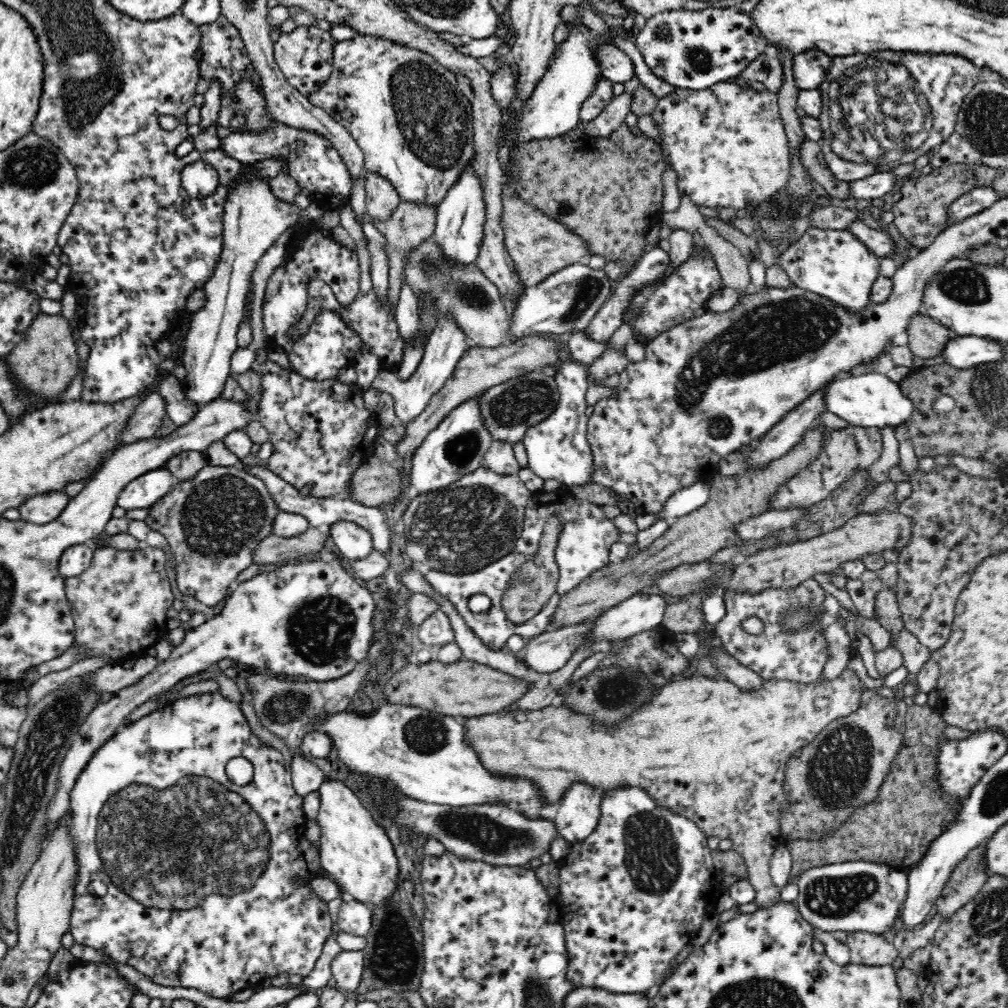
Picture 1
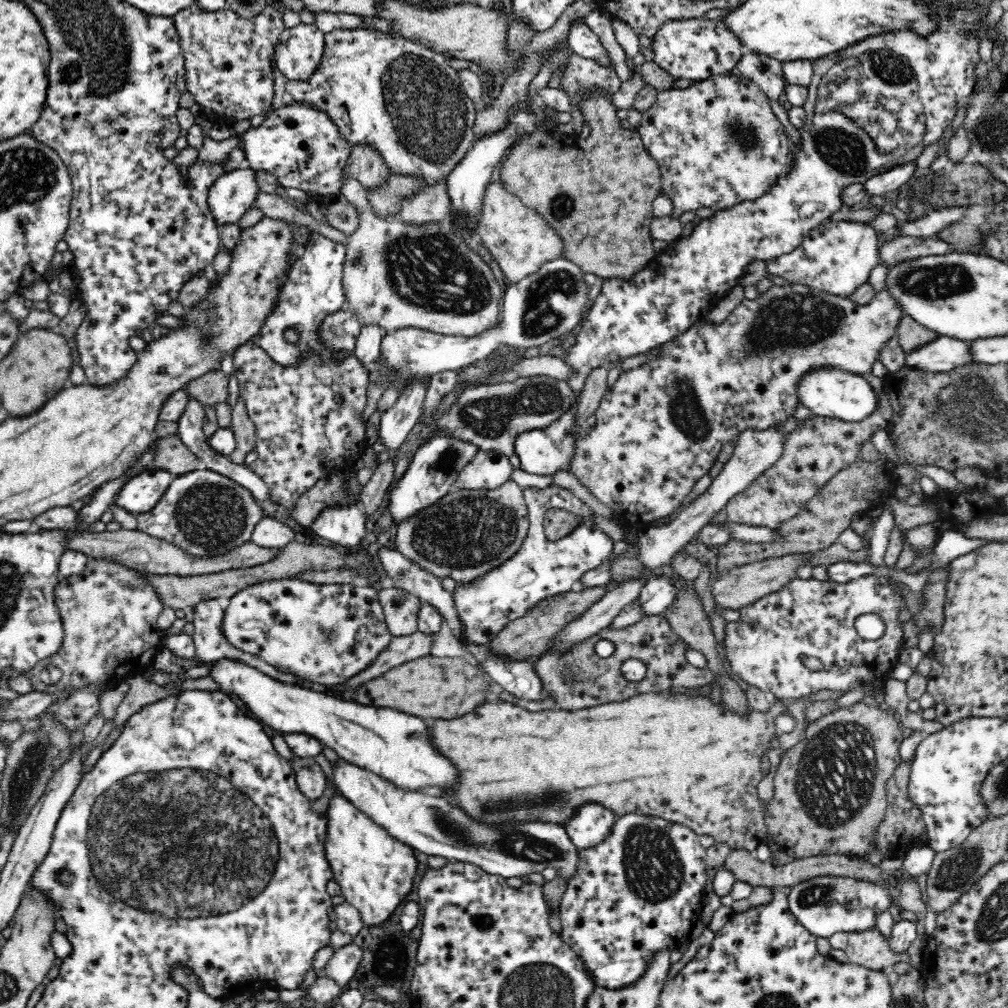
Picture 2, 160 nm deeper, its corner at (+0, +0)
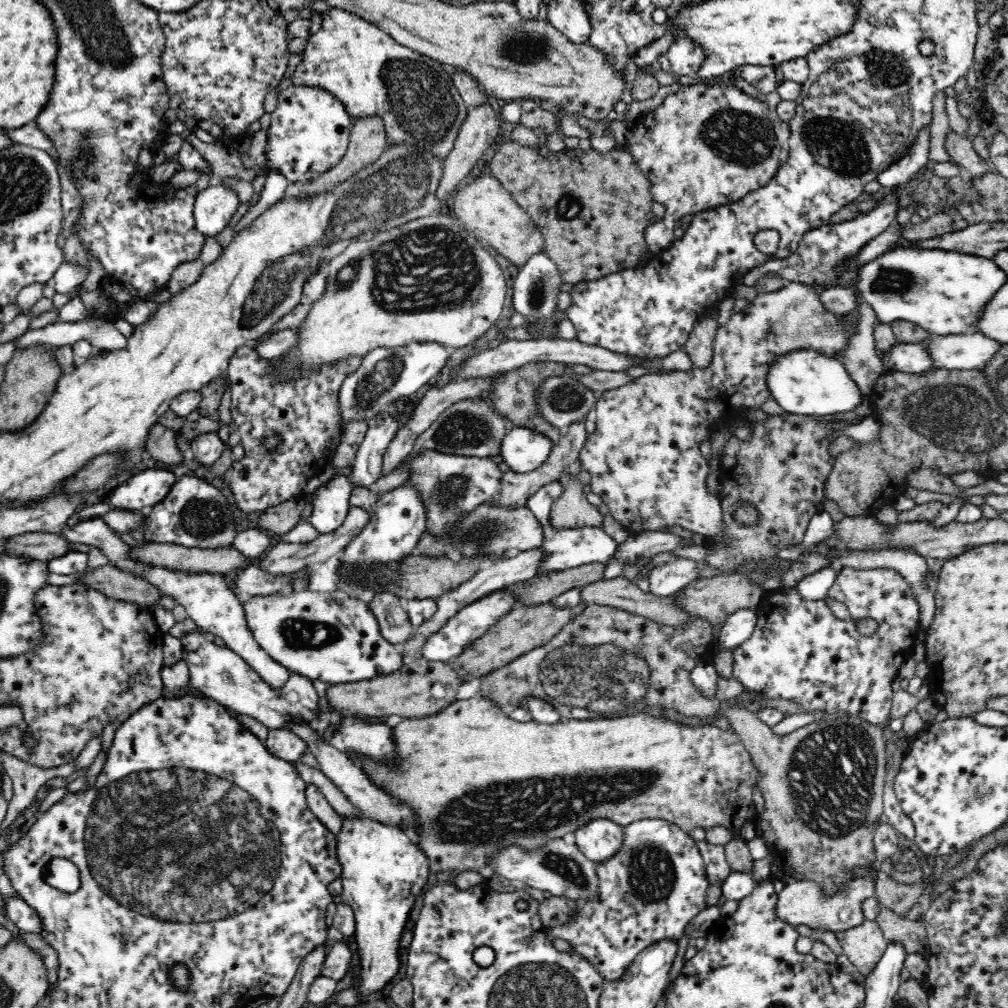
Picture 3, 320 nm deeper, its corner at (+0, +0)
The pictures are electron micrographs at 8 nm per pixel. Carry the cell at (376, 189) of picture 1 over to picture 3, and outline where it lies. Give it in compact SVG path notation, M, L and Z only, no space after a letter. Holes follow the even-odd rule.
M370 114L370 116L364 116L364 118L356 118L352 122L349 131L349 144L346 154L341 158L341 161L335 167L332 167L330 171L324 172L319 178L316 178L311 184L290 183L286 190L286 196L301 198L325 191L332 191L341 181L353 176L360 168L376 162L380 158L380 154L384 152L387 141L388 136L381 116Z

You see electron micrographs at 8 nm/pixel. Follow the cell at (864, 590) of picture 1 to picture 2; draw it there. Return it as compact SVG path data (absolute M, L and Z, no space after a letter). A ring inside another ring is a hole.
M874 574L859 576L844 584L824 580L822 577L802 579L795 576L780 590L741 608L741 619L738 622L727 622L725 650L728 654L725 657L730 661L732 673L744 683L758 688L764 695L778 700L796 701L820 690L840 693L843 696L851 691L863 689L866 694L864 701L870 705L884 707L882 690L886 678L899 663L900 648L903 646L898 616L906 609L904 597L896 589L896 582L890 581L888 577ZM860 614L878 614L886 624L884 635L878 640L862 639L854 629L854 619ZM806 658L816 658L822 663L822 668L810 670L804 664Z

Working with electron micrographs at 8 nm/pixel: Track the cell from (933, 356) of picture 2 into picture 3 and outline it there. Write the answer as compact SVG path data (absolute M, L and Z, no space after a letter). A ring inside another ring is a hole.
M894 343L888 347L875 347L876 355L887 372L898 371L916 374L932 369L932 359L924 351L923 343Z

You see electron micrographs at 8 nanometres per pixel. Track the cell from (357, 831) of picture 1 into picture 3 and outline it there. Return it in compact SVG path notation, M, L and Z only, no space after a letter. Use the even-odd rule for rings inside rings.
M368 818L343 819L337 838L337 855L342 867L342 902L352 908L356 921L353 936L360 965L352 989L358 992L356 1005L365 1005L374 998L381 998L387 984L398 975L399 946L416 897L422 894L427 882L429 860L412 836L400 827Z

